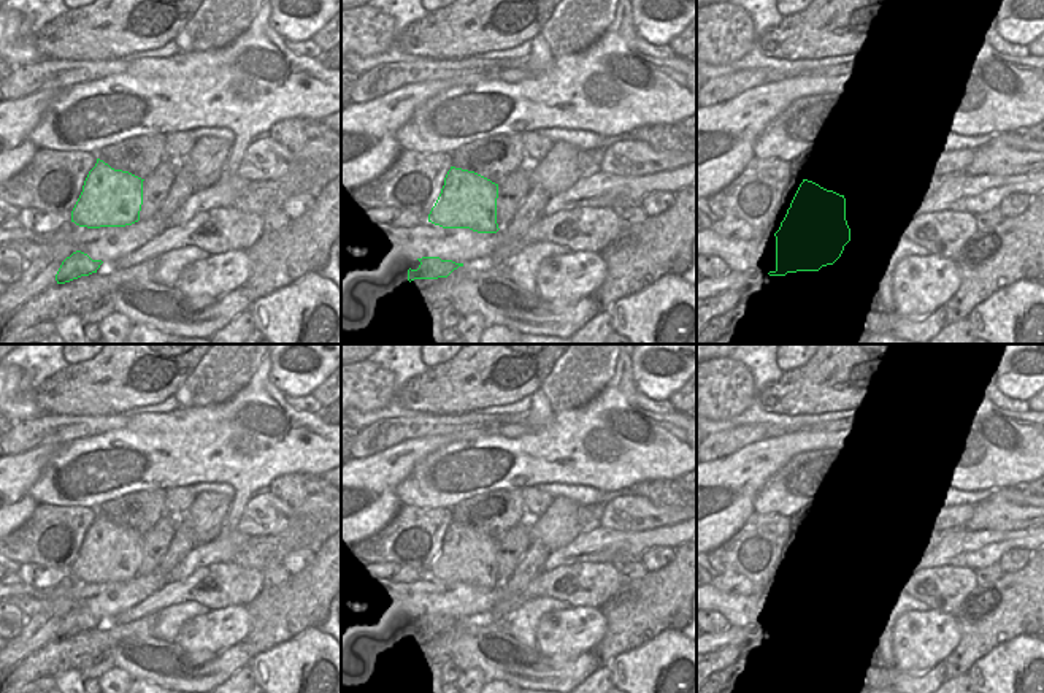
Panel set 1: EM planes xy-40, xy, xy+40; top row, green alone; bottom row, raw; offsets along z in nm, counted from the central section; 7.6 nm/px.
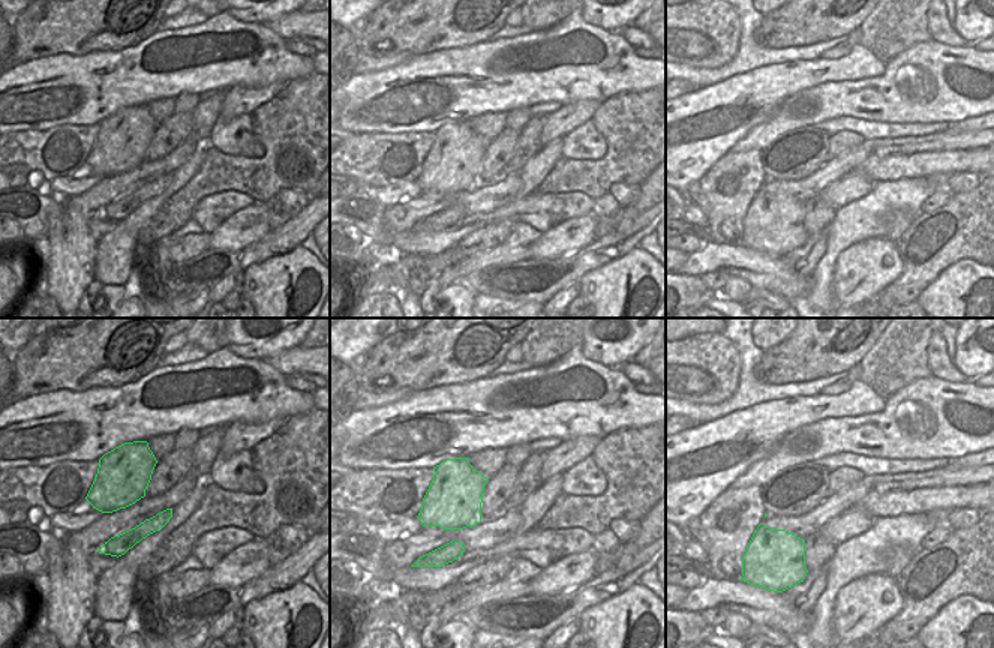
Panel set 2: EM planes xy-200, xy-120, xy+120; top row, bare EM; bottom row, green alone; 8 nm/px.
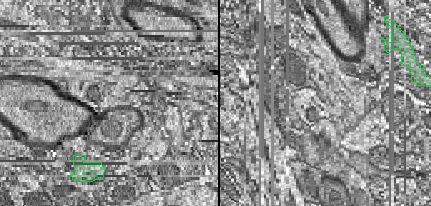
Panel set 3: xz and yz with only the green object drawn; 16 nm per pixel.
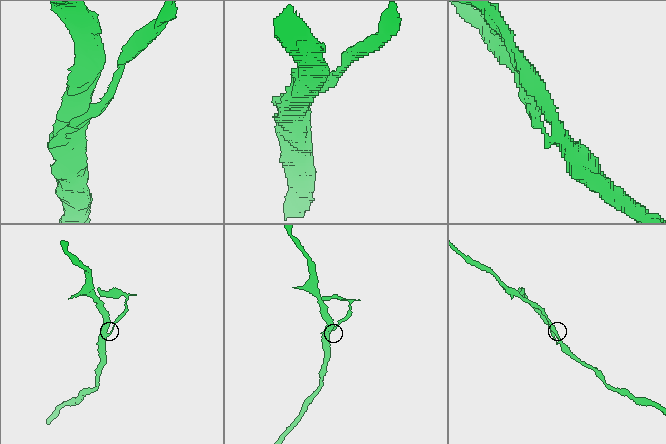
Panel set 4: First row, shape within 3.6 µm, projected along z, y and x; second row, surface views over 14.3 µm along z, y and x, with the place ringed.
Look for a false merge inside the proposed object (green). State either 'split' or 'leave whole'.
split

